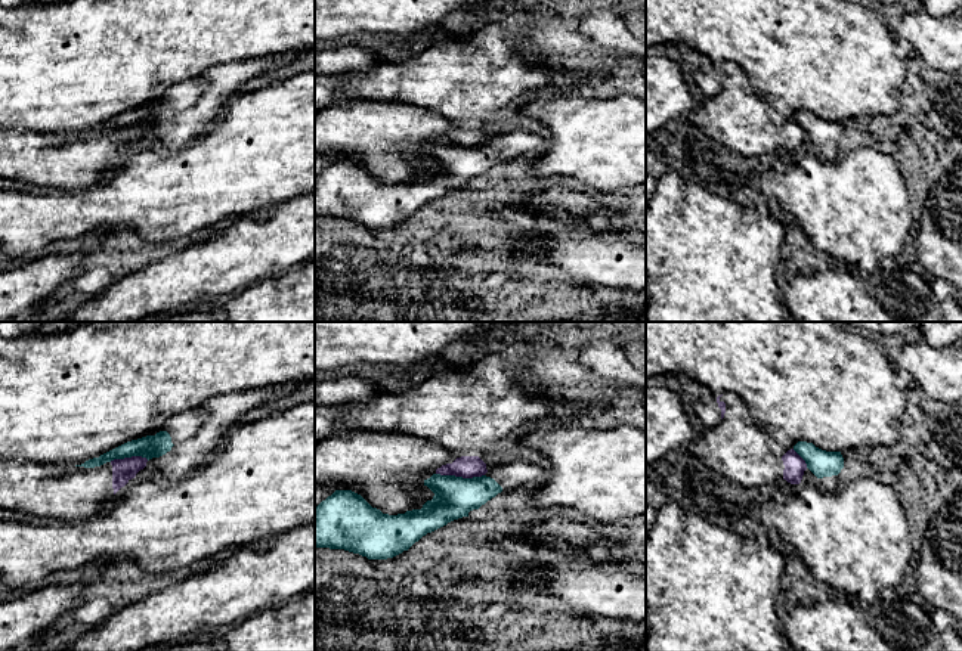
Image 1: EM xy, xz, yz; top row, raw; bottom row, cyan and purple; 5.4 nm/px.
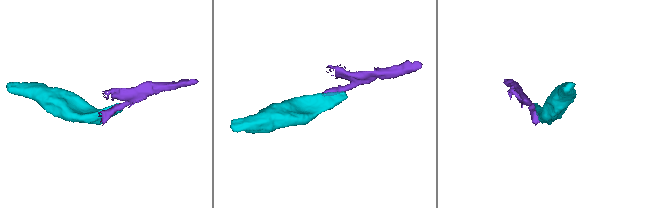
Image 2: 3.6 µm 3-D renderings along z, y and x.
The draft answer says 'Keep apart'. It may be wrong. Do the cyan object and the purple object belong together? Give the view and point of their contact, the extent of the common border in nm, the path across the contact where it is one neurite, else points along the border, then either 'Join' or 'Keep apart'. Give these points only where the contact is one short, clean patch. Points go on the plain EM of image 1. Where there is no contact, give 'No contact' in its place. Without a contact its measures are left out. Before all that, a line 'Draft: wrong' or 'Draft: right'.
Draft: right
Touches cyan at xz (460, 146). Shared border 260 nm. Boundary: xz (436, 142), (460, 146), (483, 145). Keep apart

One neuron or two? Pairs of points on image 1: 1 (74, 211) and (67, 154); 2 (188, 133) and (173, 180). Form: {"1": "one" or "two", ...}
{"1": "two", "2": "two"}

